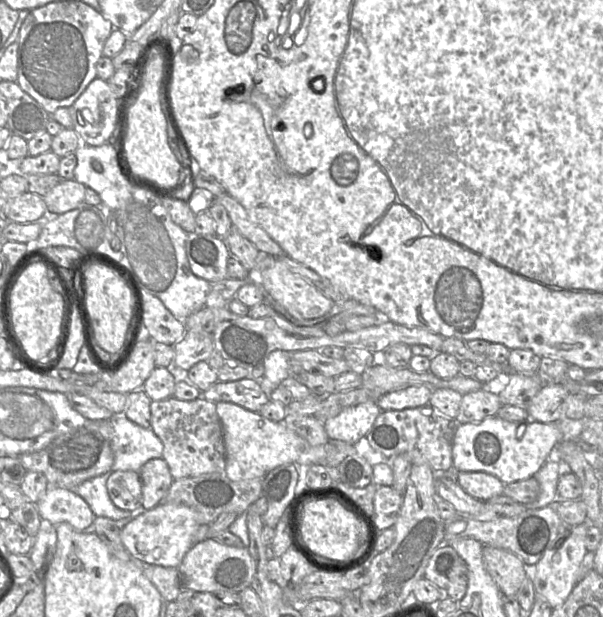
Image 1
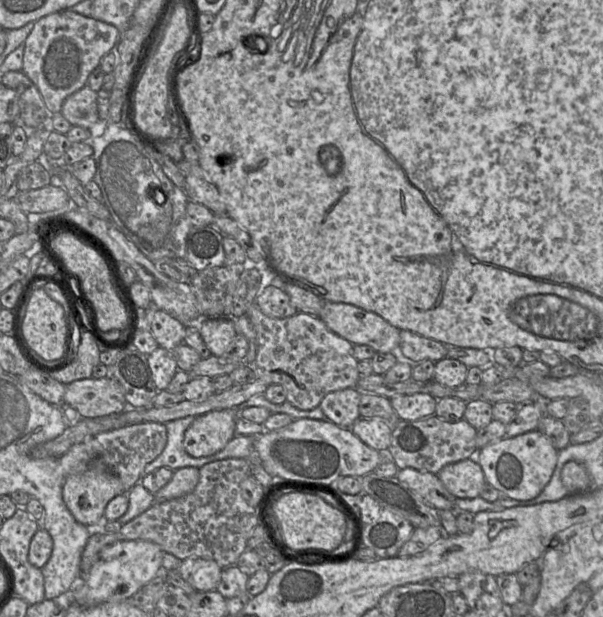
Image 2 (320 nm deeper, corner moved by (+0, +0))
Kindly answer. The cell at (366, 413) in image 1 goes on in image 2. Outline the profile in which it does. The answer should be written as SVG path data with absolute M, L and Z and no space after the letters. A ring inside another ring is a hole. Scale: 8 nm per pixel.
M360 417L350 429L369 447L380 452L387 452L391 442L393 426L383 418Z

